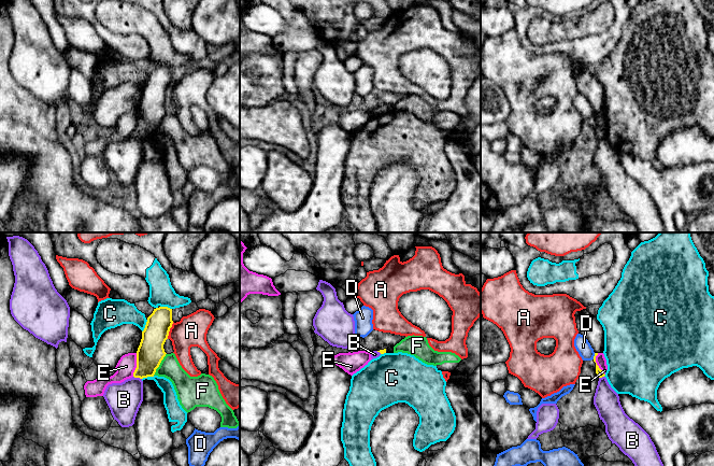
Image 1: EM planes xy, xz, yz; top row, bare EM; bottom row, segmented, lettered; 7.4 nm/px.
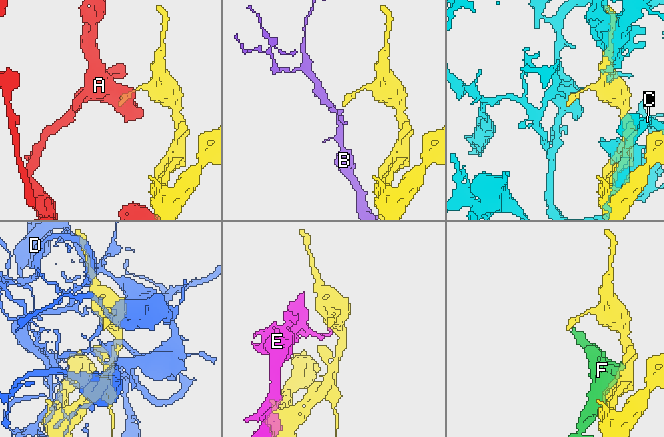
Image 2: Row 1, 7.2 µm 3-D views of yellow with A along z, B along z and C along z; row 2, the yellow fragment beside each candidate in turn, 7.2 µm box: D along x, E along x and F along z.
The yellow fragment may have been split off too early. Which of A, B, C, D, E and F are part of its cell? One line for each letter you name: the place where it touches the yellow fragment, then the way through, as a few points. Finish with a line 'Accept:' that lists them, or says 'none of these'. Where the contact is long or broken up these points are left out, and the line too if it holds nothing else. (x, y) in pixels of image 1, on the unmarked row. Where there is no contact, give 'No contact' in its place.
Accept: none of these

